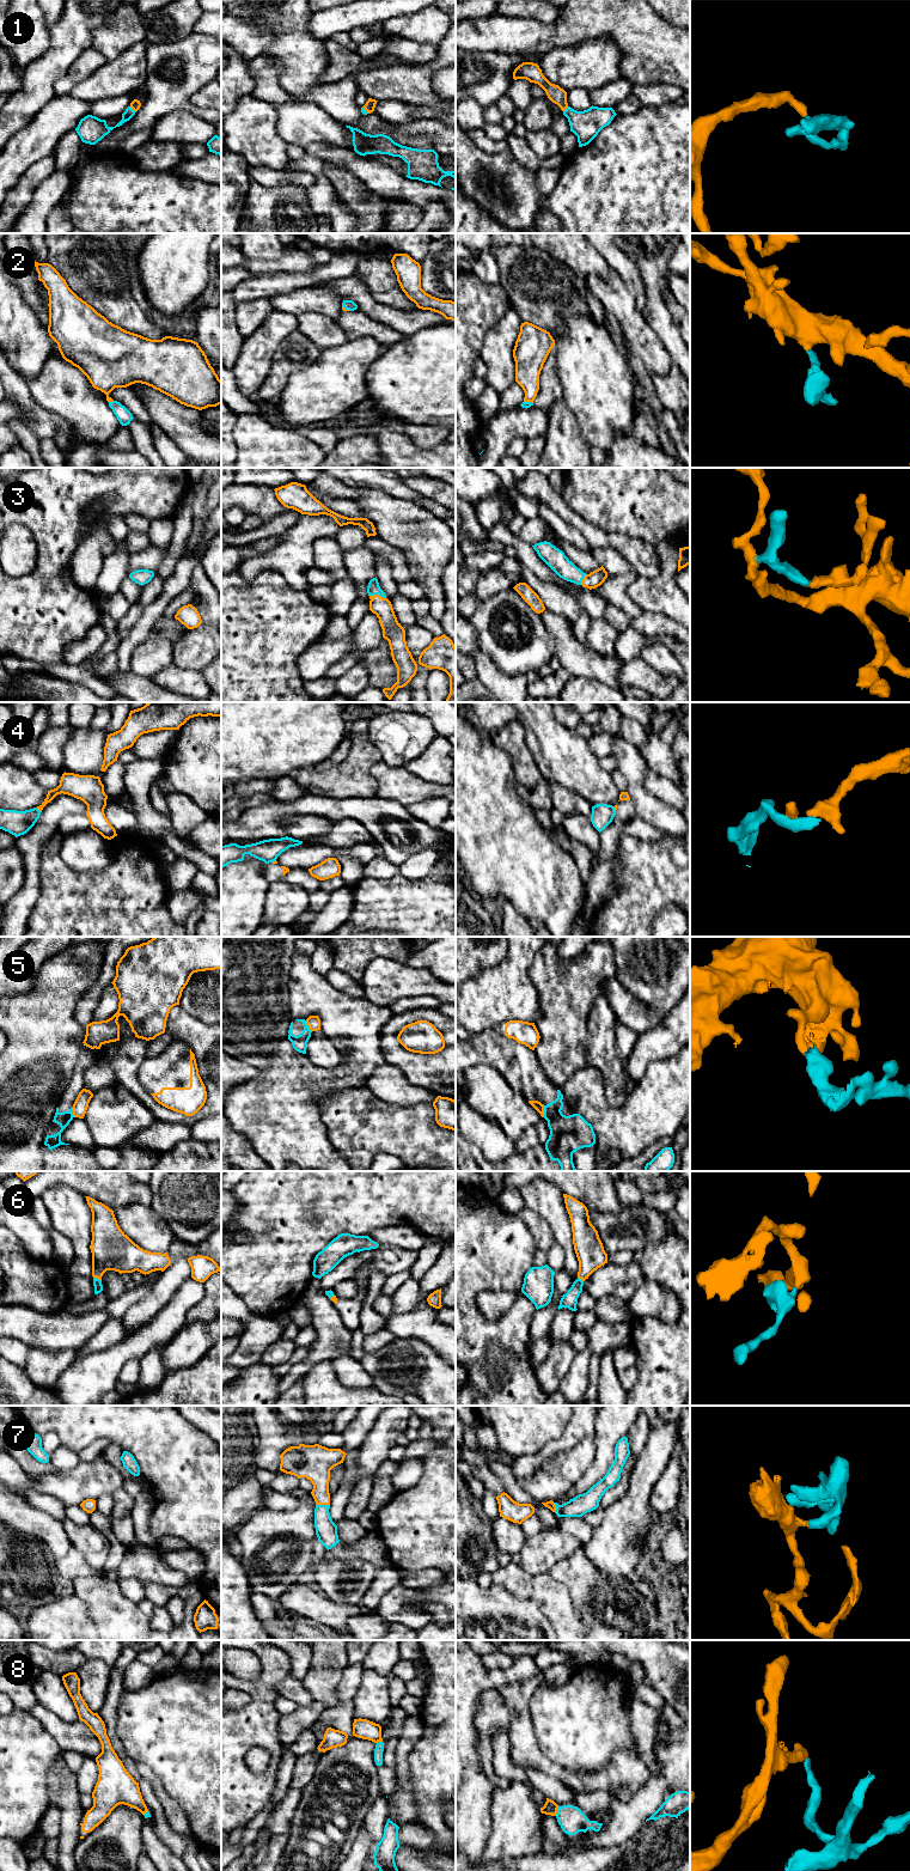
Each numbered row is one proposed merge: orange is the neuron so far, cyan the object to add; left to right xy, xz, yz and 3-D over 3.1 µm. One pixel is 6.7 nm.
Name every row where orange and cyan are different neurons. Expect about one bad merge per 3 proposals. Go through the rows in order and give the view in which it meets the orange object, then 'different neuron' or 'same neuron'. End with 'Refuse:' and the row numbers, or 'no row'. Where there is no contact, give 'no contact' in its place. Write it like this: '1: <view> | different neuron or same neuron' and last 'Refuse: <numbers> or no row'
1: xy | same neuron
2: xy | same neuron
3: xz | same neuron
4: xy | different neuron
5: yz | different neuron
6: xy | same neuron
7: xz | same neuron
8: yz | different neuron
Refuse: 4, 5, 8

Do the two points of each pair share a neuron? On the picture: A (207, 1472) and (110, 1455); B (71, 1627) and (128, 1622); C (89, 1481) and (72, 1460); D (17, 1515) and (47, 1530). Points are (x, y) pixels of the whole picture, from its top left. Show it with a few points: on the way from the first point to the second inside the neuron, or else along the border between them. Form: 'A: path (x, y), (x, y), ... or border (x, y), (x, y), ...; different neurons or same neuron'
A: border (110, 1443), (116, 1443), (123, 1450); different neurons
B: border (81, 1600), (87, 1607), (89, 1616), (97, 1627); different neurons
C: border (80, 1461), (72, 1468), (59, 1470); different neurons
D: path (24, 1519), (40, 1524); same neuron

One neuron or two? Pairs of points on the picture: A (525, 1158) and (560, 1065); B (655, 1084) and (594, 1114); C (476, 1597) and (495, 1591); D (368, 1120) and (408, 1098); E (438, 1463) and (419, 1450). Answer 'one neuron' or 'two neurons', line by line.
A: two neurons
B: one neuron
C: one neuron
D: two neurons
E: two neurons

